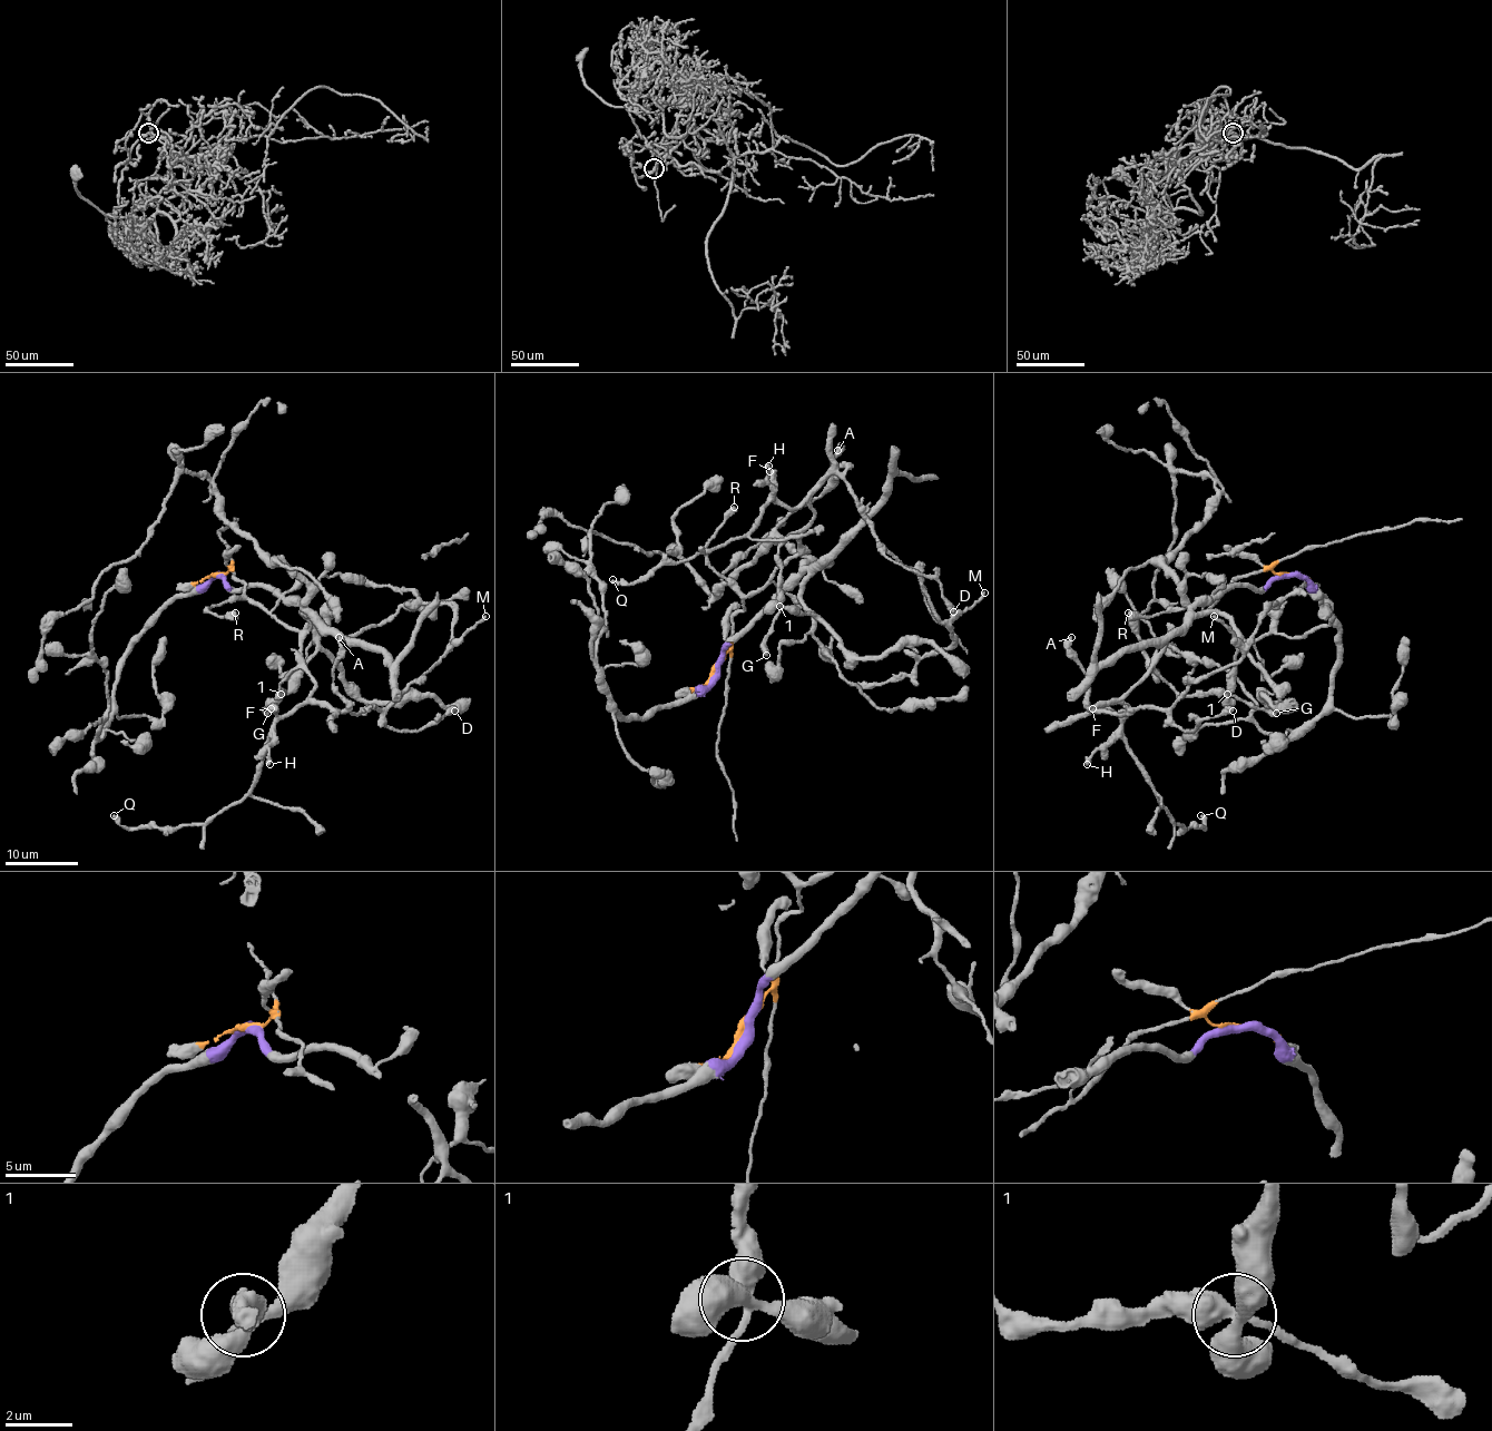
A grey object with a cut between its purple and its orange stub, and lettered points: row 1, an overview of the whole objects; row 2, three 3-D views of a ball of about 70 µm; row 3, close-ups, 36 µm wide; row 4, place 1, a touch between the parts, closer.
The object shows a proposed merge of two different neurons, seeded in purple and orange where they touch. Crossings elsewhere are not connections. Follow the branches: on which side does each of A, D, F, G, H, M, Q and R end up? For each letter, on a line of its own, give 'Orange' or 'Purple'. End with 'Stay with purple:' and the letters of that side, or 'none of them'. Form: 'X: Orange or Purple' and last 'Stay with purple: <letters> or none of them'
A: Orange
D: Orange
F: Orange
G: Orange
H: Orange
M: Orange
Q: Orange
R: Orange
Stay with purple: none of them

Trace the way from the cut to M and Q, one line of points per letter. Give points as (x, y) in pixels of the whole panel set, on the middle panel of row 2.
M: (716, 670), (732, 617), (797, 552), (810, 498), (830, 473), (874, 537), (918, 576), (941, 621), (984, 591)
Q: (716, 670), (743, 601), (797, 552), (814, 510), (805, 501), (771, 501), (737, 537), (632, 582), (612, 579)

